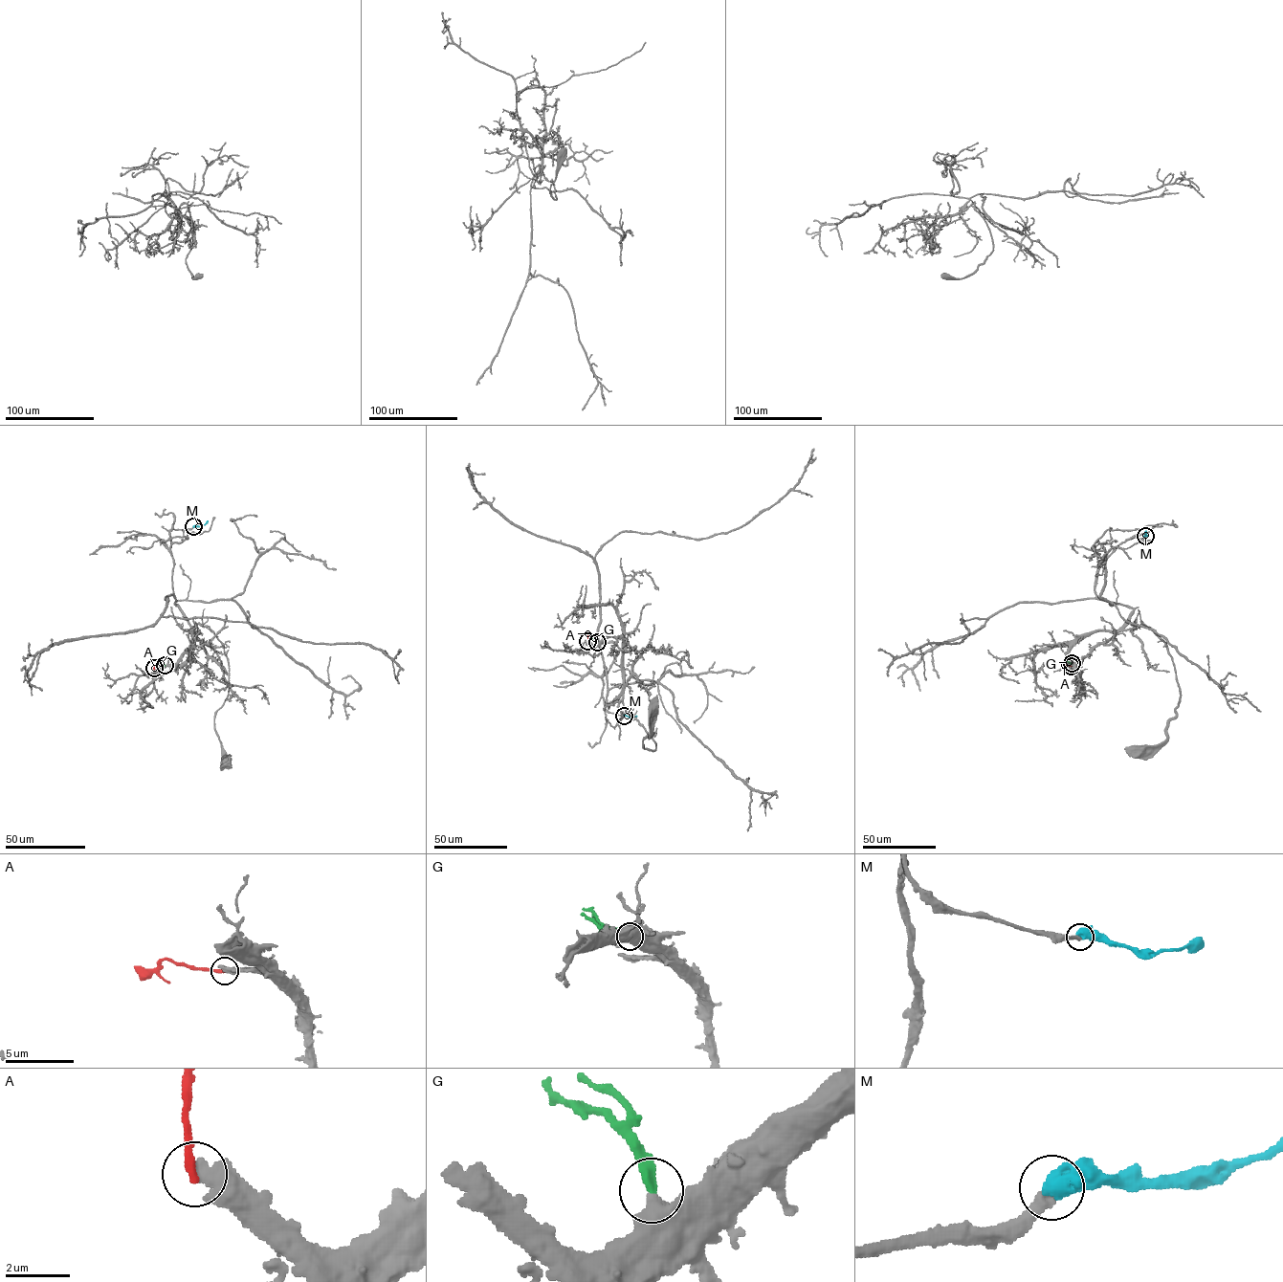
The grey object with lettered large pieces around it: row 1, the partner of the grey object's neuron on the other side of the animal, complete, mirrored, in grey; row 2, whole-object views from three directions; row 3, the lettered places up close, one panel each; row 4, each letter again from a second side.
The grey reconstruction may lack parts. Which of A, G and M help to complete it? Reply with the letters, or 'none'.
G, M

